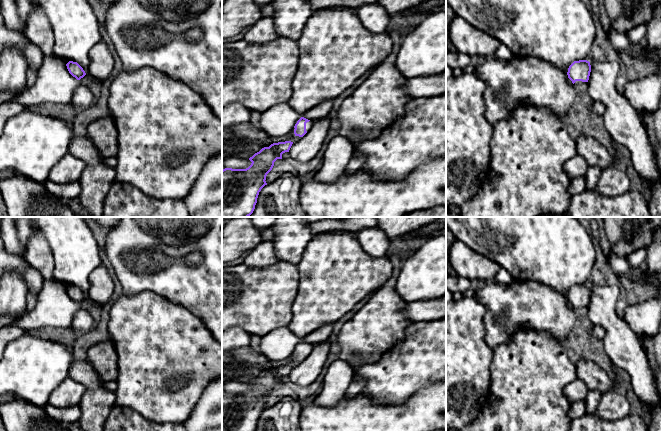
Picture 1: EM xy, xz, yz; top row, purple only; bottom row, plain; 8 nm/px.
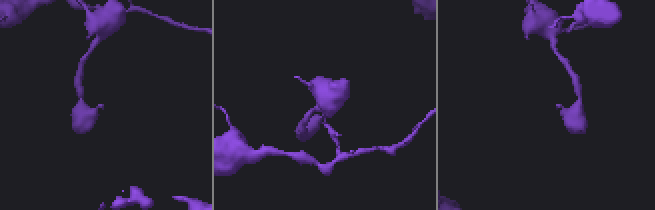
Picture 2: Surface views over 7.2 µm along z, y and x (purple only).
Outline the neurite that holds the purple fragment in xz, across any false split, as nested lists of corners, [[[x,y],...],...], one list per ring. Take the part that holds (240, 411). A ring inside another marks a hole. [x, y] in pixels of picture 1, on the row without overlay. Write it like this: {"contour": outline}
{"contour": [[[293,366],[273,367],[262,372],[249,384],[251,389],[246,393],[225,392],[222,394],[222,431],[255,431],[261,413],[267,409],[266,400],[272,394],[274,386],[282,383],[282,378],[289,376]]]}

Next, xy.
{"contour": [[[69,285],[66,288],[66,290],[67,290],[69,297],[73,301],[75,301],[77,304],[80,304],[81,302],[83,302],[86,299],[83,292],[77,286]]]}

